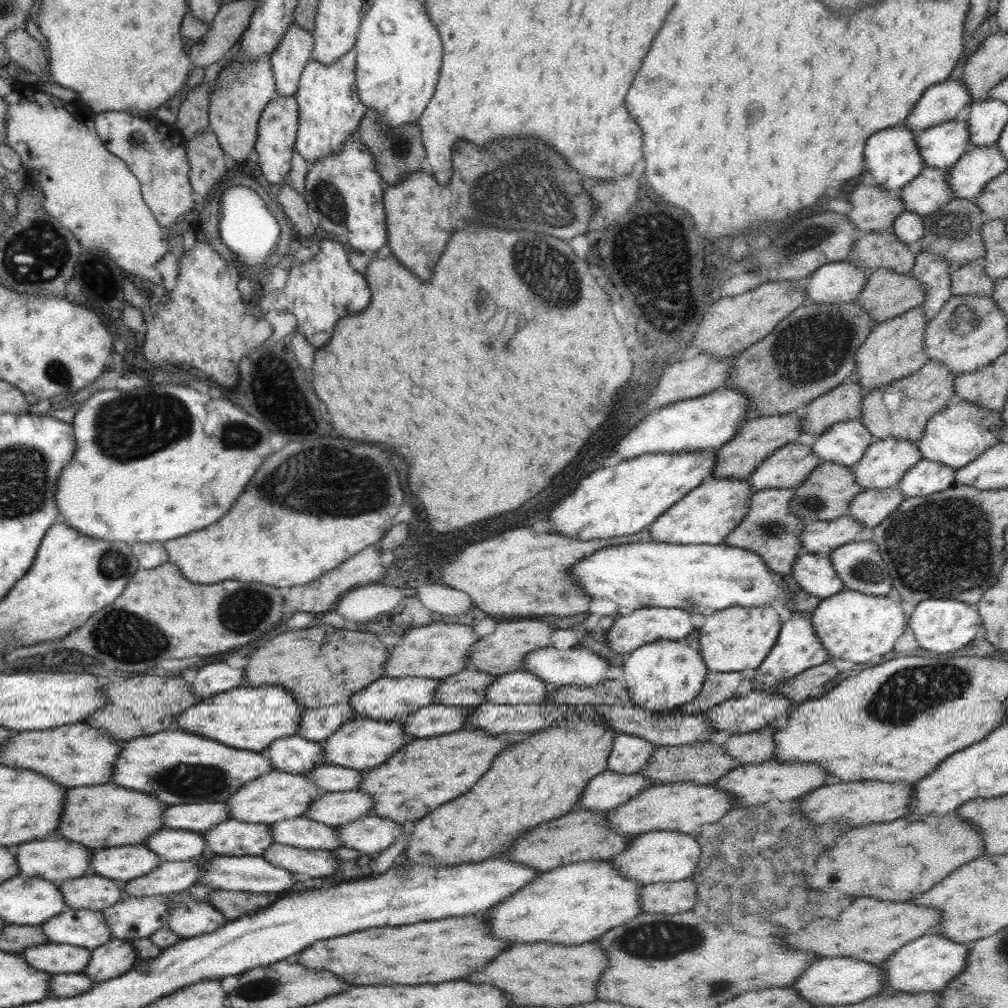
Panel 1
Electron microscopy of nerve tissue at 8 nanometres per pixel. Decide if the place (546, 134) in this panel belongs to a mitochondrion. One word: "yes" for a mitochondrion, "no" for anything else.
yes

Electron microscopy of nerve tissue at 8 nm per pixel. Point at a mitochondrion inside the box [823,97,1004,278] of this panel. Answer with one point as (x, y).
(955, 229)

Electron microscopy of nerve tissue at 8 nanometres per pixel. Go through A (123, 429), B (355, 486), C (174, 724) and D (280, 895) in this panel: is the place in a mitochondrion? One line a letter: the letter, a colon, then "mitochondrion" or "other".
A: mitochondrion
B: mitochondrion
C: other
D: other

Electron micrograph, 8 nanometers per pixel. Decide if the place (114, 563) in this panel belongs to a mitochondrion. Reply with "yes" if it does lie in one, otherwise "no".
yes

